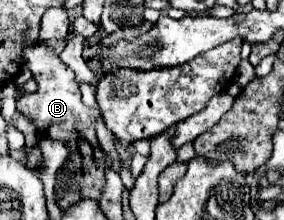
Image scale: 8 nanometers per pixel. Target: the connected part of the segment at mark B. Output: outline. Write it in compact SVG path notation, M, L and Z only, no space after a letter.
M33 41L31 45L23 47L23 63L33 71L33 77L39 85L37 93L23 95L17 101L17 109L29 117L41 135L47 135L51 139L61 139L71 147L71 155L67 159L67 169L71 171L71 177L79 183L79 193L89 199L99 199L101 189L105 185L105 153L97 143L95 137L95 119L99 117L97 109L91 109L83 105L81 91L75 83L73 71L59 59L55 51L51 51L45 43Z

